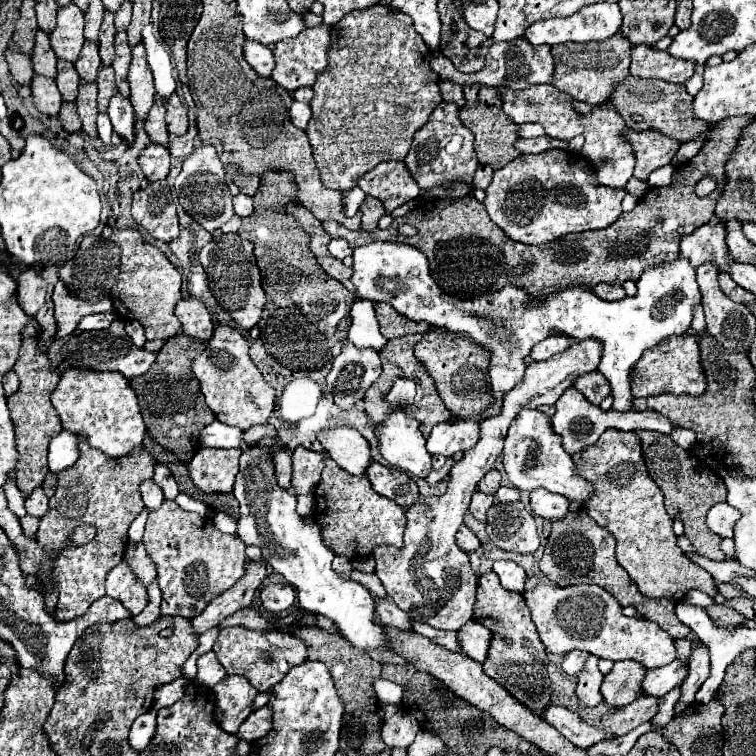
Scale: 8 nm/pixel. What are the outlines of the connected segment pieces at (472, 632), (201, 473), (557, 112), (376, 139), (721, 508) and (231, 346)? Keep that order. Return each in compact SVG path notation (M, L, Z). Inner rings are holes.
M471 620L461 626L461 630L457 632L457 638L461 644L461 652L467 654L471 660L483 662L487 658L487 650L491 644L491 632L485 626Z
M201 448L189 466L191 478L203 492L231 492L239 472L241 448Z
M539 84L527 90L509 90L509 88L499 88L501 98L503 98L503 112L515 122L515 124L541 124L545 128L545 132L553 138L559 140L571 140L577 134L585 136L585 146L581 148L581 156L587 158L591 164L601 164L603 166L597 170L597 180L603 186L611 186L611 188L625 188L627 180L633 176L633 164L635 164L635 156L631 152L631 146L627 146L627 142L623 140L621 132L625 128L623 118L613 110L613 106L609 102L601 104L601 106L587 106L585 112L585 104L575 102L569 98L569 94L559 92L555 86L551 84Z
M383 4L351 12L331 26L331 46L327 52L329 64L313 84L315 94L309 104L313 118L305 132L313 146L313 158L321 180L327 188L345 192L357 186L357 178L379 162L391 158L403 160L409 152L413 134L425 126L431 112L443 102L443 98L439 92L439 76L429 66L431 50L425 46L421 34L415 32L411 16L387 10Z
M727 502L715 504L707 514L707 526L721 538L733 538L733 526L739 520L739 510Z
M217 324L207 348L193 358L193 374L199 380L207 406L213 410L219 422L247 430L253 424L265 424L273 412L275 388L271 388L261 376L259 368L249 356L249 340L241 330L227 324Z

